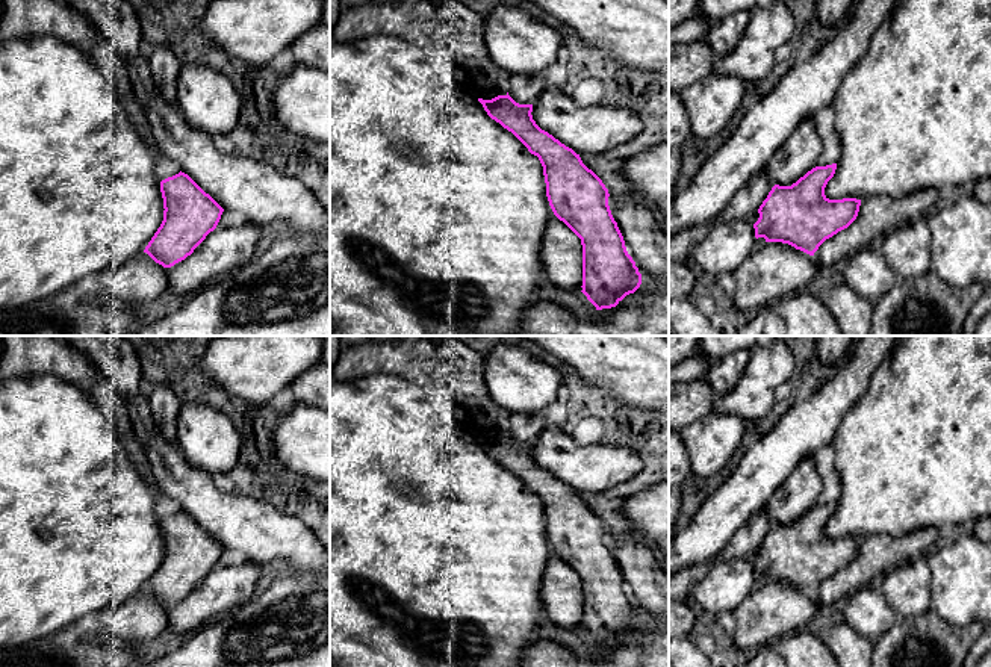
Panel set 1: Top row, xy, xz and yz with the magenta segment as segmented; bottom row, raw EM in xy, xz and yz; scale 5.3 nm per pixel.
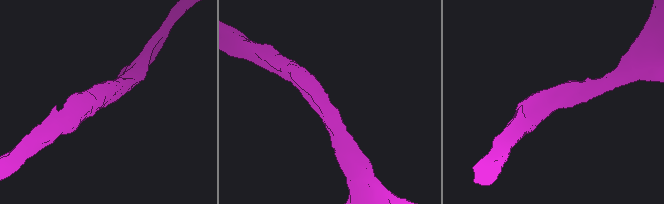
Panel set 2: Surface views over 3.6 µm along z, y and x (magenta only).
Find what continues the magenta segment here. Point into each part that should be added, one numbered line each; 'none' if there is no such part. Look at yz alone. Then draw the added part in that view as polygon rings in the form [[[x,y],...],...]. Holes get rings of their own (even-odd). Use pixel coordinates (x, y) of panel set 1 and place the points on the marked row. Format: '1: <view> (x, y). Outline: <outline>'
none

